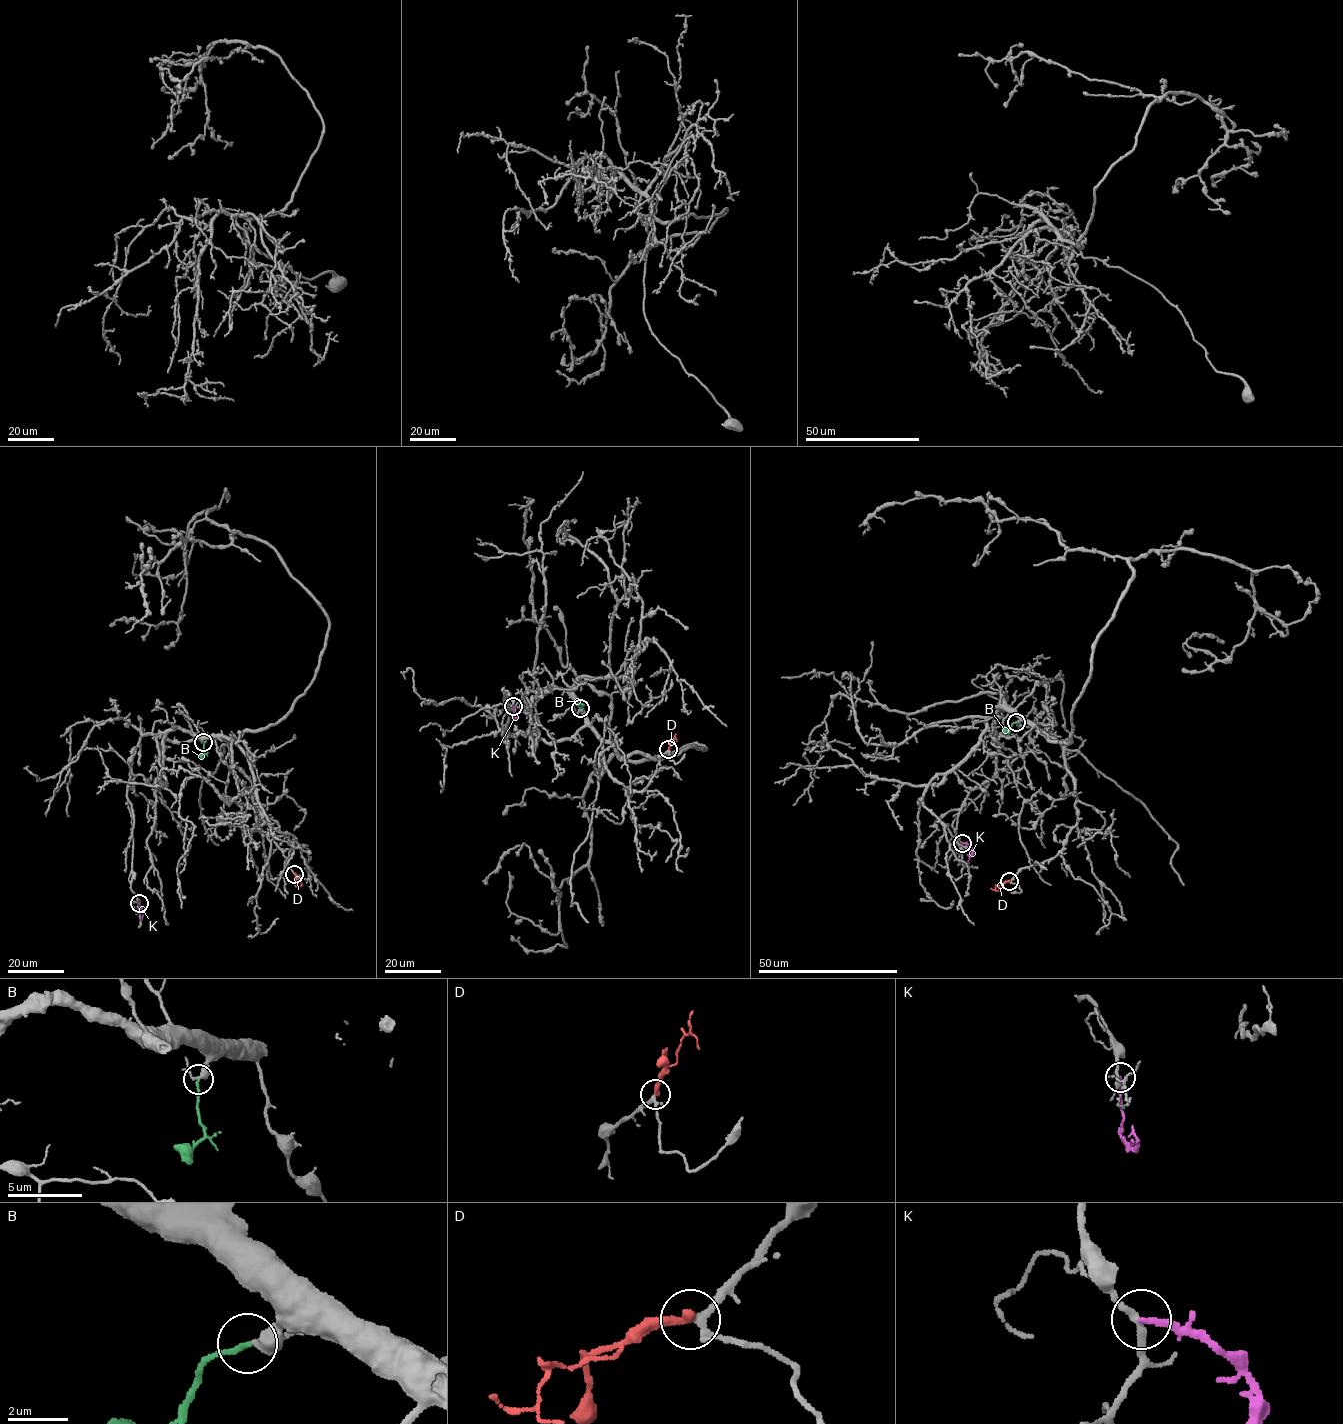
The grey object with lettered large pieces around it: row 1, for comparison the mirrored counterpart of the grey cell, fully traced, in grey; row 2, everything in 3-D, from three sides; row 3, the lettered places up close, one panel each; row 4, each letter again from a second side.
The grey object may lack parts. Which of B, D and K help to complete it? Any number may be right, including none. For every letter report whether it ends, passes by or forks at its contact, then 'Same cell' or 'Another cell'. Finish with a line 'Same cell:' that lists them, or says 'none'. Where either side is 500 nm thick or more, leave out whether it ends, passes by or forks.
B: It ends there. Same cell
D: It ends there. Same cell
K: It ends there. Another cell
Same cell: B, D

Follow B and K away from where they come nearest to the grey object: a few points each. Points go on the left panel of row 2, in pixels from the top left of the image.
B: (203, 743), (204, 752), (200, 755)
K: (139, 903), (142, 920)

